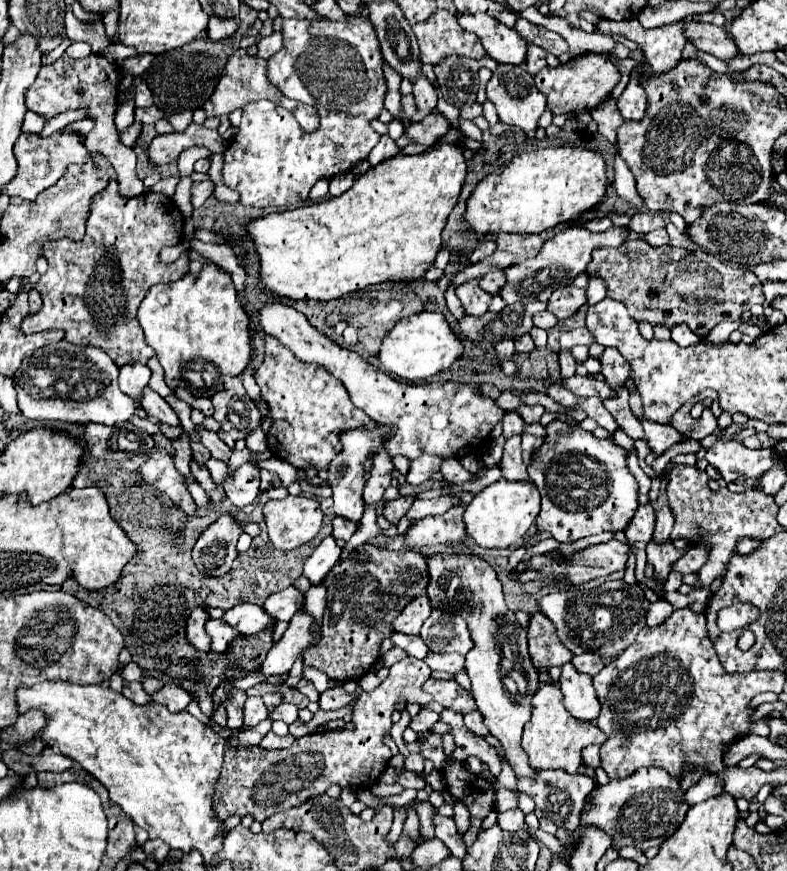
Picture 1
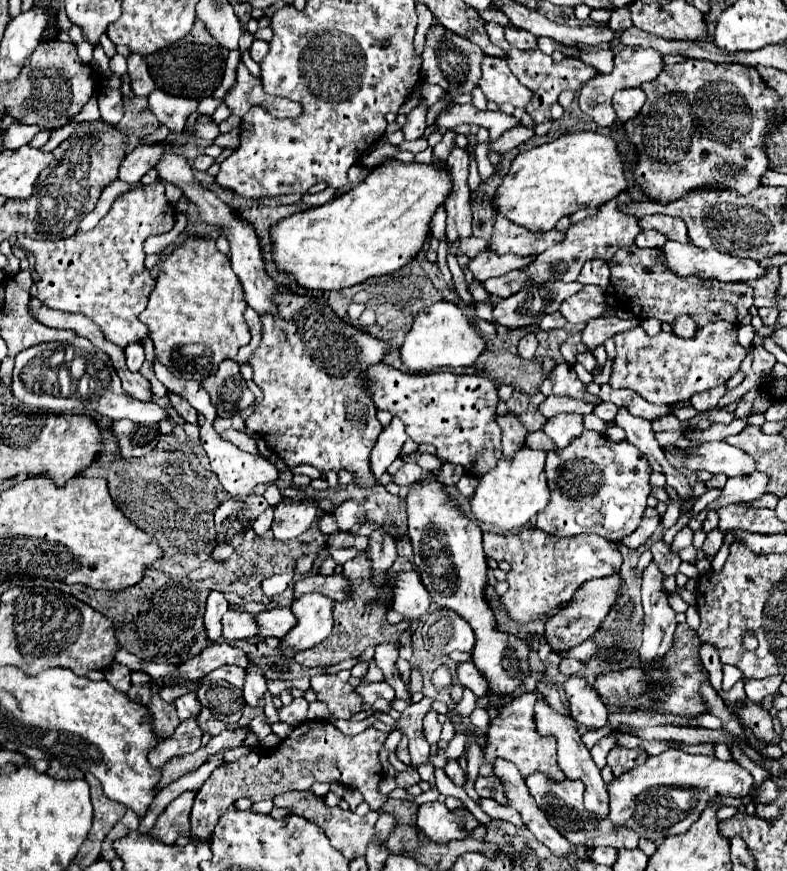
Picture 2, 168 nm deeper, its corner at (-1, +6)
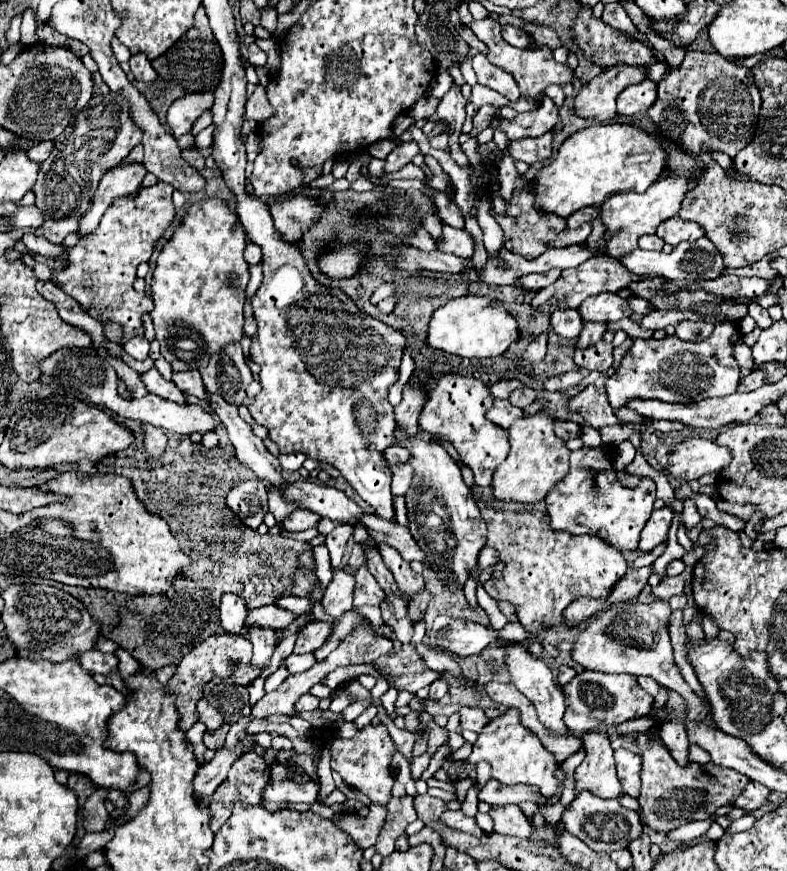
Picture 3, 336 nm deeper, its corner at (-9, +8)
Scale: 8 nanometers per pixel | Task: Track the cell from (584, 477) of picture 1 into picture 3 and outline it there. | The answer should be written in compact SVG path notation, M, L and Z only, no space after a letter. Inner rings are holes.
M580 447L570 453L570 471L546 497L550 525L554 531L568 531L572 535L598 535L618 551L638 547L640 531L650 519L652 503L656 499L656 483L650 477L640 477L636 487L624 487L620 481L632 477L626 469L614 467L614 457L602 447Z

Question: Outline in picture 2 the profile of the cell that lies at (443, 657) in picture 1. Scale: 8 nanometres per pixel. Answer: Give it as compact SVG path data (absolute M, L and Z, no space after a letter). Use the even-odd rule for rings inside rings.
M466 661L458 667L458 681L460 681L460 685L468 687L476 697L484 697L488 693L486 679L480 675L480 671L476 669L476 665L472 661Z

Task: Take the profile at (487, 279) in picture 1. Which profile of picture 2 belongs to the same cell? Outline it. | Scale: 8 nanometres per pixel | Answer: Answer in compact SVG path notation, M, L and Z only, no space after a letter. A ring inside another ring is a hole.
M510 271L502 277L496 277L496 279L490 279L484 283L484 289L490 293L490 295L498 295L498 297L510 297L518 291L522 291L524 287L528 287L528 275L524 271Z

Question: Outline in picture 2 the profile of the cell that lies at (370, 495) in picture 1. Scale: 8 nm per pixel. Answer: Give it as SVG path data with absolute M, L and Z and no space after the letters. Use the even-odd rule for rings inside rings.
M392 417L390 425L380 433L374 449L372 449L372 455L370 455L370 463L372 463L372 471L374 471L374 477L380 479L380 475L388 469L388 465L392 465L392 461L396 457L400 457L400 451L402 451L402 445L406 443L406 431L404 431L404 425L400 419Z

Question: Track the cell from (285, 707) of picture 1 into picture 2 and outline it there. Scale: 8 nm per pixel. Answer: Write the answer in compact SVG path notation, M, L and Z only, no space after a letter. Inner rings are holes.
M304 697L294 699L288 707L282 707L278 713L280 713L280 721L284 721L284 723L288 723L288 725L292 725L292 727L296 727L296 725L300 725L302 721L306 721L308 701L306 701Z

